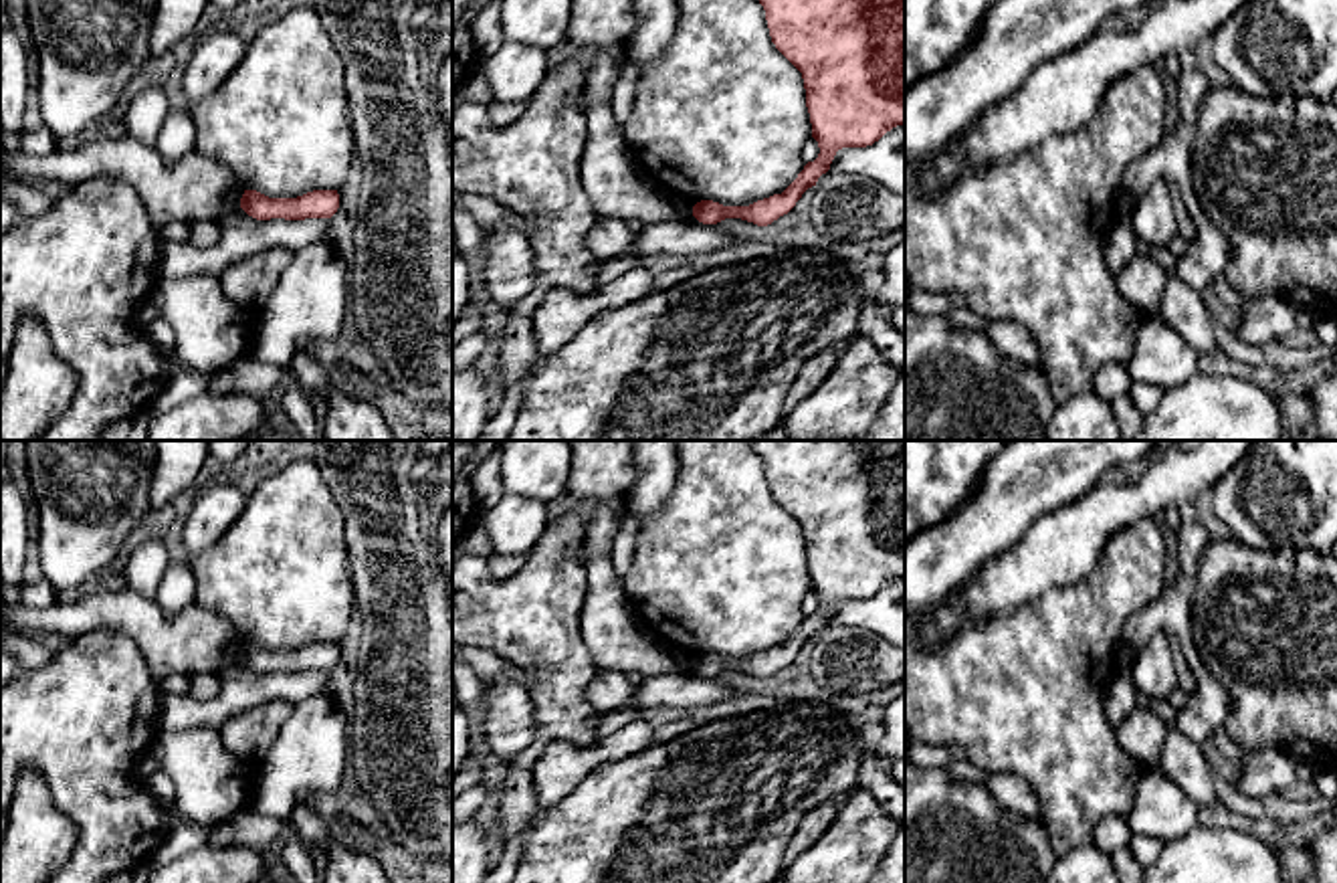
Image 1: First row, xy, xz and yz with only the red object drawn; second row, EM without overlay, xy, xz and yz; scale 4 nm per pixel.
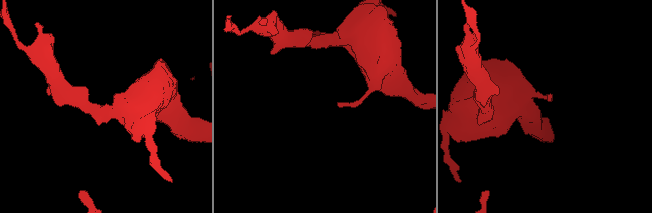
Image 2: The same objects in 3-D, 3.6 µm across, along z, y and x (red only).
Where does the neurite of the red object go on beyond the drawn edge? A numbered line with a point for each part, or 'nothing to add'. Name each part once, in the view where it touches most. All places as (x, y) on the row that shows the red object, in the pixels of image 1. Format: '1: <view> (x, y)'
nothing to add

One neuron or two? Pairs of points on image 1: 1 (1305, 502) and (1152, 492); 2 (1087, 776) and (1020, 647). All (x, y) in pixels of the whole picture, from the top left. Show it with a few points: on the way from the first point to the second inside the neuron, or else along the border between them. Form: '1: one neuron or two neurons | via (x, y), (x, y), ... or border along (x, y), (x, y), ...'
1: two neurons | border along (1241, 461), (1210, 489)
2: one neuron | via (1063, 744), (1020, 692), (1020, 679)

